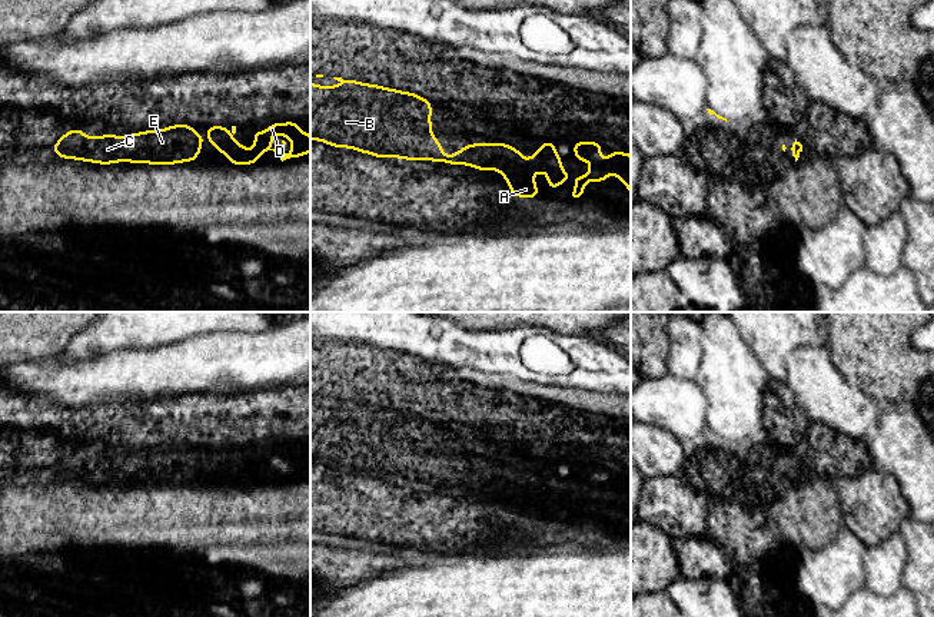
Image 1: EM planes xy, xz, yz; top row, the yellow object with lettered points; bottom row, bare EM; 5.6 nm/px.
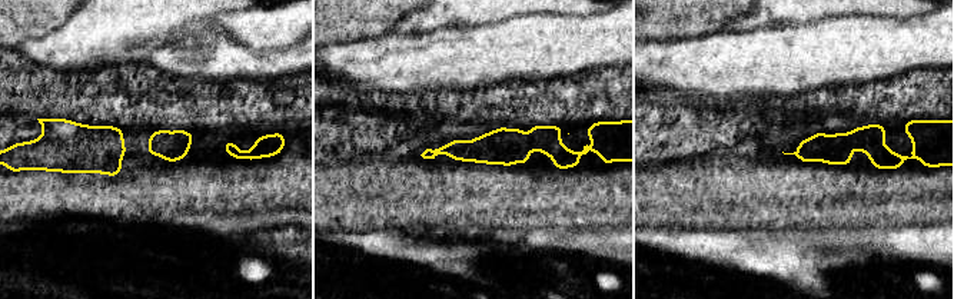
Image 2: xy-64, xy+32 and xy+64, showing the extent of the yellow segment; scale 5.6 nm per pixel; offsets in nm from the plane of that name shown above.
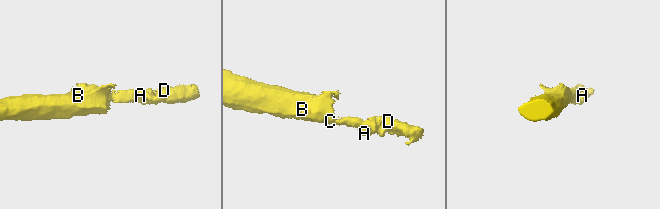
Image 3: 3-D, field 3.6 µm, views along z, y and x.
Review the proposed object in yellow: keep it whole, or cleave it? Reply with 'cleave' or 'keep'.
keep

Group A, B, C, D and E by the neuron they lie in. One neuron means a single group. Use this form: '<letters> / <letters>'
A B C D E

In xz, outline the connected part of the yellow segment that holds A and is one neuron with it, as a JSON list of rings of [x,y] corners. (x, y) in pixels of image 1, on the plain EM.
[[[333,398],[338,402],[342,402],[342,408],[329,407],[322,408],[318,405],[310,404],[310,460],[325,462],[333,468],[352,468],[358,472],[370,474],[376,478],[402,478],[406,481],[435,481],[435,482],[445,482],[448,485],[471,485],[478,492],[483,490],[495,490],[499,494],[505,495],[505,504],[511,504],[512,508],[509,514],[512,517],[519,518],[536,518],[539,517],[539,511],[534,502],[534,490],[538,494],[548,494],[548,508],[556,510],[565,500],[571,500],[578,504],[576,508],[574,508],[569,520],[571,521],[581,521],[582,514],[585,512],[585,502],[604,502],[609,498],[609,492],[621,500],[621,502],[626,502],[626,512],[631,514],[631,477],[626,472],[615,472],[611,471],[612,480],[609,481],[606,477],[604,477],[601,481],[595,481],[589,484],[591,494],[589,495],[581,495],[578,498],[571,498],[566,491],[564,491],[559,484],[562,482],[562,478],[556,475],[556,471],[554,470],[555,461],[549,464],[541,464],[539,471],[529,478],[528,481],[522,480],[522,474],[519,470],[513,470],[508,467],[506,464],[478,464],[471,465],[468,464],[463,470],[461,470],[455,475],[445,477],[442,474],[442,464],[439,461],[433,460],[432,455],[432,447],[431,447],[431,432],[432,425],[429,421],[408,412],[399,412],[395,409],[386,409],[378,405],[366,405],[356,401],[343,401],[342,398]]]

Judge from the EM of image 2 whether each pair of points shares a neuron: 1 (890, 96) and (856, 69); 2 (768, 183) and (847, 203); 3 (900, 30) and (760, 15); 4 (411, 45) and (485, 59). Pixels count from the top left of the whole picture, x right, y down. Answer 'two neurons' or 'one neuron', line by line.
1: two neurons
2: one neuron
3: two neurons
4: one neuron

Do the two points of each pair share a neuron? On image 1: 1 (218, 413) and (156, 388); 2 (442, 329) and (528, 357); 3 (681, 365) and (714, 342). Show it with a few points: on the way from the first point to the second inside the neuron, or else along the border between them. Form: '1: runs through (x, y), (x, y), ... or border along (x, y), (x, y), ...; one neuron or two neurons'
1: border along (210, 392), (186, 392), (153, 398), (145, 404); two neurons
2: runs through (464, 348), (507, 351); one neuron
3: border along (701, 329), (701, 362), (692, 378); two neurons

